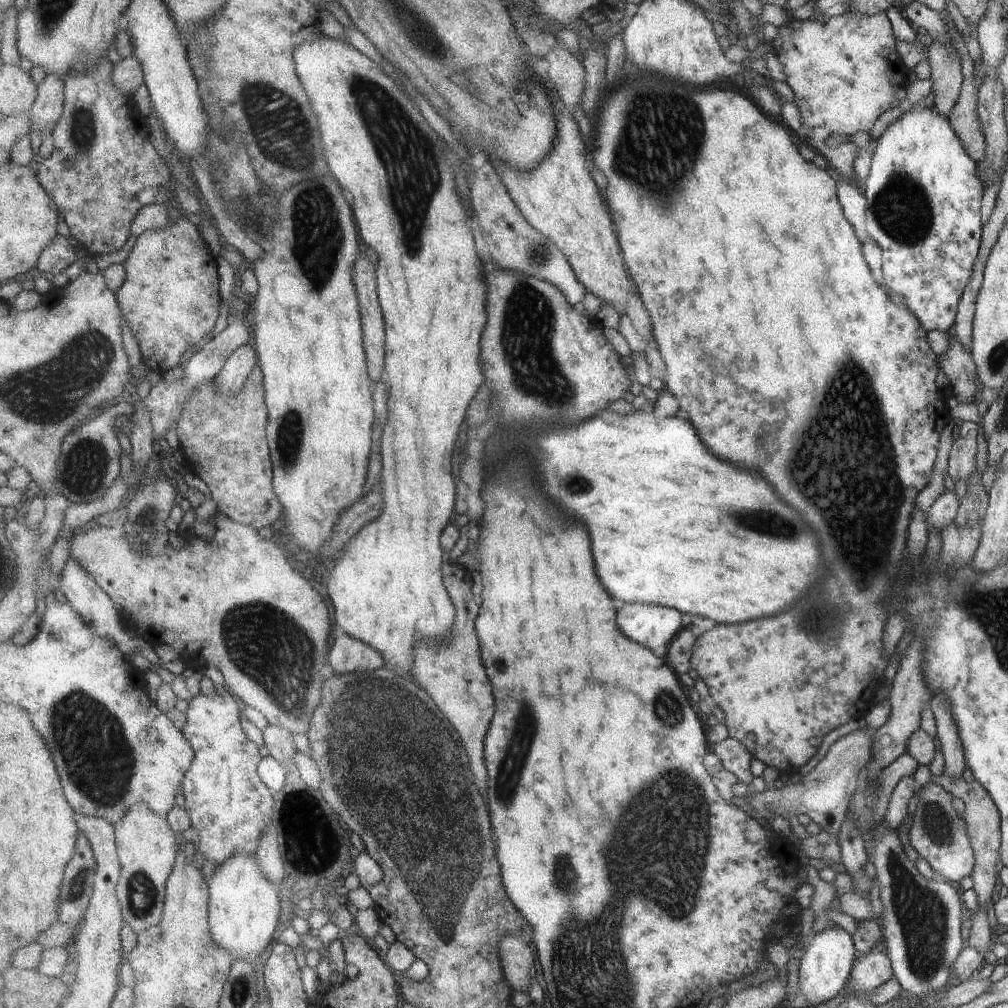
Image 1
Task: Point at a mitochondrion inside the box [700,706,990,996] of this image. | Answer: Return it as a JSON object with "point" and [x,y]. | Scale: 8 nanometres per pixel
{"point":[923,915]}

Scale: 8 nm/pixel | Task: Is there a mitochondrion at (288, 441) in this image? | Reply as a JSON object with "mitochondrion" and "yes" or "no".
{"mitochondrion":"yes"}

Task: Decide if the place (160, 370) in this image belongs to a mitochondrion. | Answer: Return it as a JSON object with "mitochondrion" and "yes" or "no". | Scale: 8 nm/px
{"mitochondrion":"no"}

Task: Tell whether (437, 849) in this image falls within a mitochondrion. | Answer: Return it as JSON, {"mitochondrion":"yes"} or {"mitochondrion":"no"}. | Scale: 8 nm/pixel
{"mitochondrion":"yes"}

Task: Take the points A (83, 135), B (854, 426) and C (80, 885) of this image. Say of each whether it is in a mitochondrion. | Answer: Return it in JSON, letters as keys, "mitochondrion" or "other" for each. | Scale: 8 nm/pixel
{"A":"mitochondrion","B":"mitochondrion","C":"mitochondrion"}

